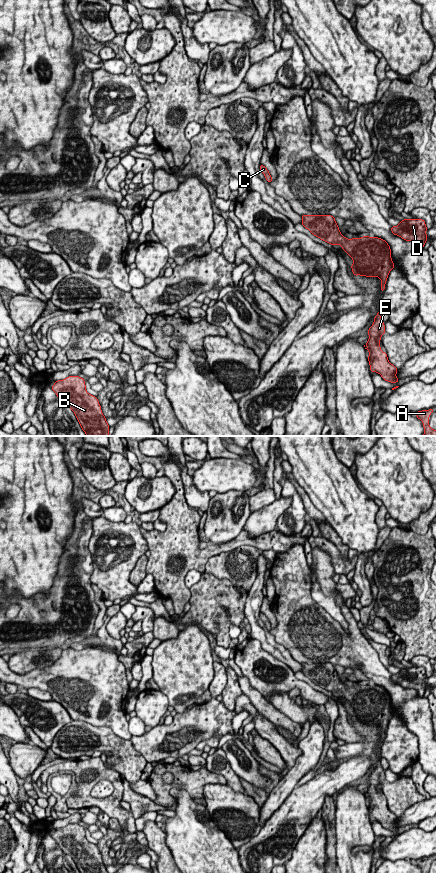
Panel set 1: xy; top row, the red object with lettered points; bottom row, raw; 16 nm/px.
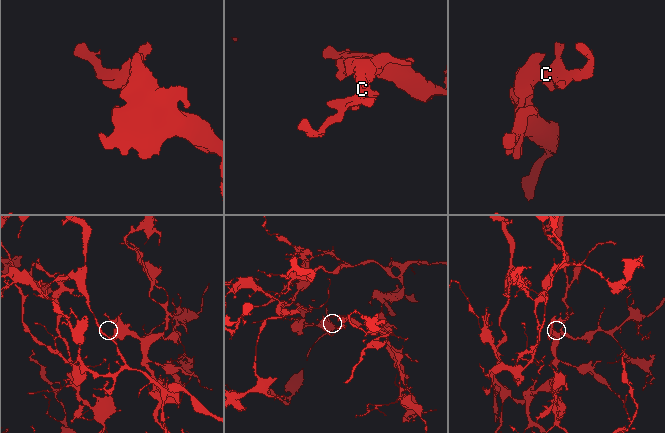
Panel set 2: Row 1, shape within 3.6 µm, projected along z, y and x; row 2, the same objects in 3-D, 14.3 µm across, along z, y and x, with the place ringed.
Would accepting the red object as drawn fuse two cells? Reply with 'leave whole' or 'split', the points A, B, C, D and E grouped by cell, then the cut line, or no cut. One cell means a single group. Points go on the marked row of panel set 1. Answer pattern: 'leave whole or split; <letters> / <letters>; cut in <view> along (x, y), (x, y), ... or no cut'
leave whole; A B C D E; no cut

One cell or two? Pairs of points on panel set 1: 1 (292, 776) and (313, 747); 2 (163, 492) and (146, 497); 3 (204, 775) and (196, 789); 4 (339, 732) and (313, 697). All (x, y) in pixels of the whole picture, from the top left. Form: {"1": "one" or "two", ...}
{"1": "one", "2": "one", "3": "one", "4": "two"}

